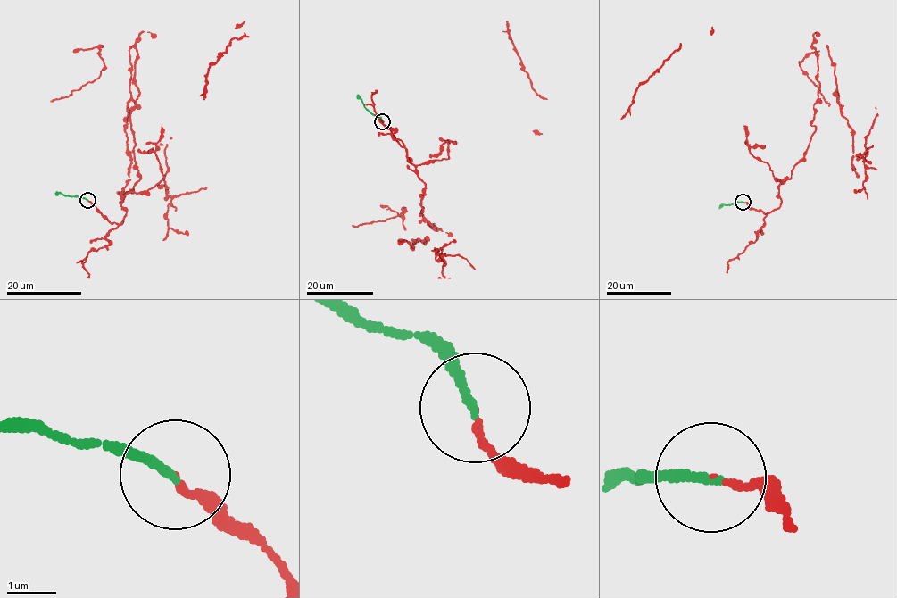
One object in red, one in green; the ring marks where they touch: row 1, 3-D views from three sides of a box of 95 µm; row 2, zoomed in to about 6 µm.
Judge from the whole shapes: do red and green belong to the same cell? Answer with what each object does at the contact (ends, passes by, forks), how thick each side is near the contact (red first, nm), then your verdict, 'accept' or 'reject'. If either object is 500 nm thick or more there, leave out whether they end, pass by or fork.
red ends there; green ends there; 120 nm thick on the red side, 170 nm on the other; accept

